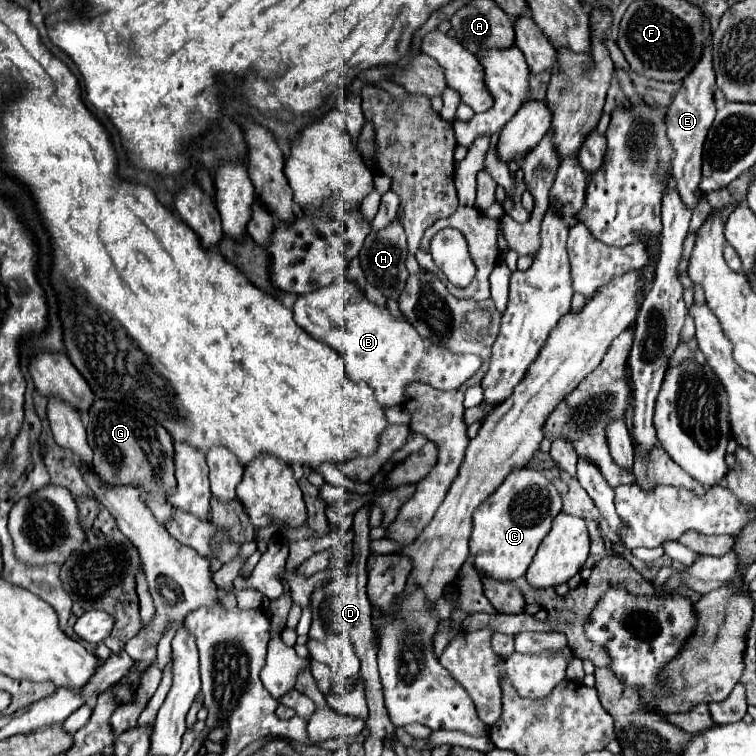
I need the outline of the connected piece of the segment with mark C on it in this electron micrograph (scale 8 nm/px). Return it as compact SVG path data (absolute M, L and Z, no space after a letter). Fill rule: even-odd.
M517 468L513 470L505 482L495 490L493 496L489 496L473 514L473 534L471 534L471 558L473 566L481 576L489 576L495 580L517 580L525 576L541 540L551 530L553 518L561 512L561 498L553 484L537 470L531 468Z

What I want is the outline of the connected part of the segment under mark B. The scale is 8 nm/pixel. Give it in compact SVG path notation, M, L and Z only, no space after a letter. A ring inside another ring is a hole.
M337 278L323 288L297 296L293 314L295 322L307 334L329 344L343 356L347 370L351 370L351 382L367 382L383 406L401 404L403 388L413 380L423 380L439 390L451 390L461 386L481 366L481 360L473 354L459 356L421 338L409 322L401 322L387 308L369 302L347 278Z

